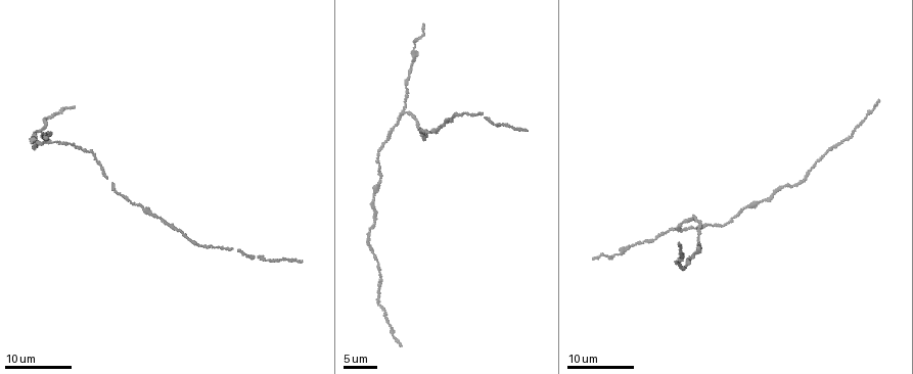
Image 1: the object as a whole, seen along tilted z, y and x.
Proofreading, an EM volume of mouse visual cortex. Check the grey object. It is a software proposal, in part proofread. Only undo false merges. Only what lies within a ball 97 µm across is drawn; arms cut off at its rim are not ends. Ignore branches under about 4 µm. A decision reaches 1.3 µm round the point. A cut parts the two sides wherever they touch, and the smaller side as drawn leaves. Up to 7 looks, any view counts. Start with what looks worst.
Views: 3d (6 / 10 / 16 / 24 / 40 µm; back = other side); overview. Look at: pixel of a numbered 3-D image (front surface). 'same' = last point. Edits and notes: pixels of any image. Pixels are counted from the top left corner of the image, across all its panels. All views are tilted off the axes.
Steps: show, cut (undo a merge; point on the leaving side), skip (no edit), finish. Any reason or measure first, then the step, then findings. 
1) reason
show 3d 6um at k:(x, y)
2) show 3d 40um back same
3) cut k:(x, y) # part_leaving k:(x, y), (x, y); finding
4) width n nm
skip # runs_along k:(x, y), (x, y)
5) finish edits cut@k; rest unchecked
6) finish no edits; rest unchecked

three arms meet
show 3d 24um at 1:(401, 112)

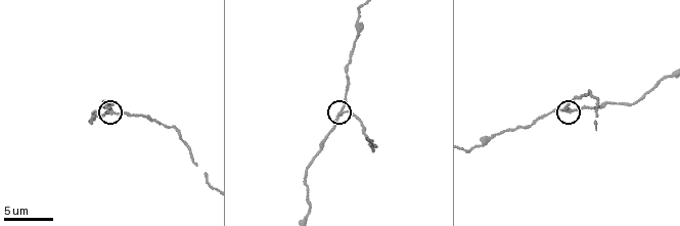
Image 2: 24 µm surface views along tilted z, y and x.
zoom in
show 3d 6um at 2:(340, 111)

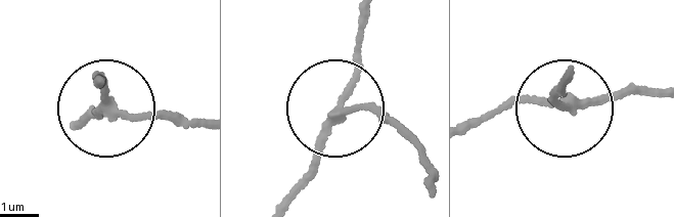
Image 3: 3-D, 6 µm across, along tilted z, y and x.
arms 3
skip # runs_along 3:(567, 75), (559, 100), (569, 110), (507, 105), (472, 119); continuous, no second neuron

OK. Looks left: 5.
sudden change in width
show 3d 24um at 1:(152, 215)

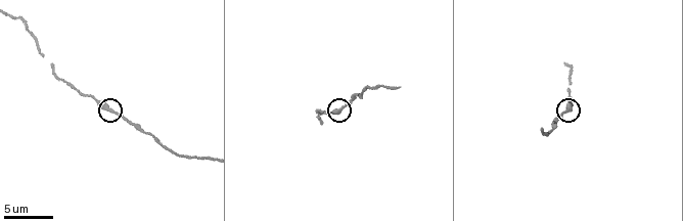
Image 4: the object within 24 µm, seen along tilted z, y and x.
closer look
show 3d 10um at 4:(570, 111)

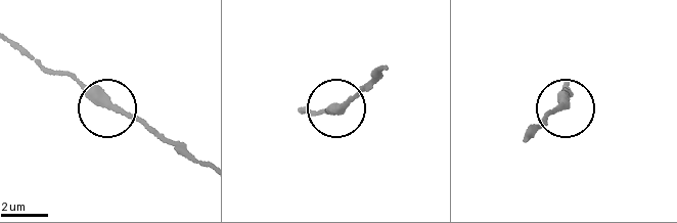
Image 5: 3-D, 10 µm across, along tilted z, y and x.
skip # runs_along 5:(14, 43), (149, 129); continuous, no second neuron

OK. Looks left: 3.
sudden change in width
show 3d 16um at 1:(373, 194)

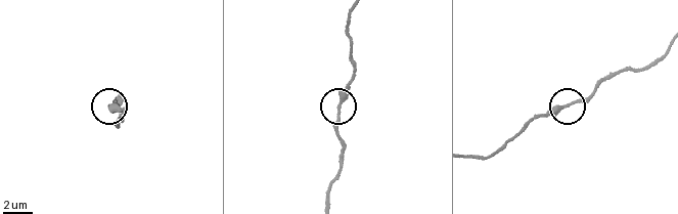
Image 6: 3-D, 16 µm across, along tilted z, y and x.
zoom in
show 3d 10um at 6:(338, 107)

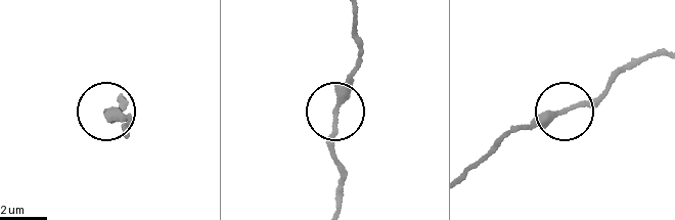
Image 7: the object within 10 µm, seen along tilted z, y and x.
skip # runs_along 7:(468, 167), (500, 138), (590, 102), (611, 85); one neuron here

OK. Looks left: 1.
finish no edits; rest unchecked

